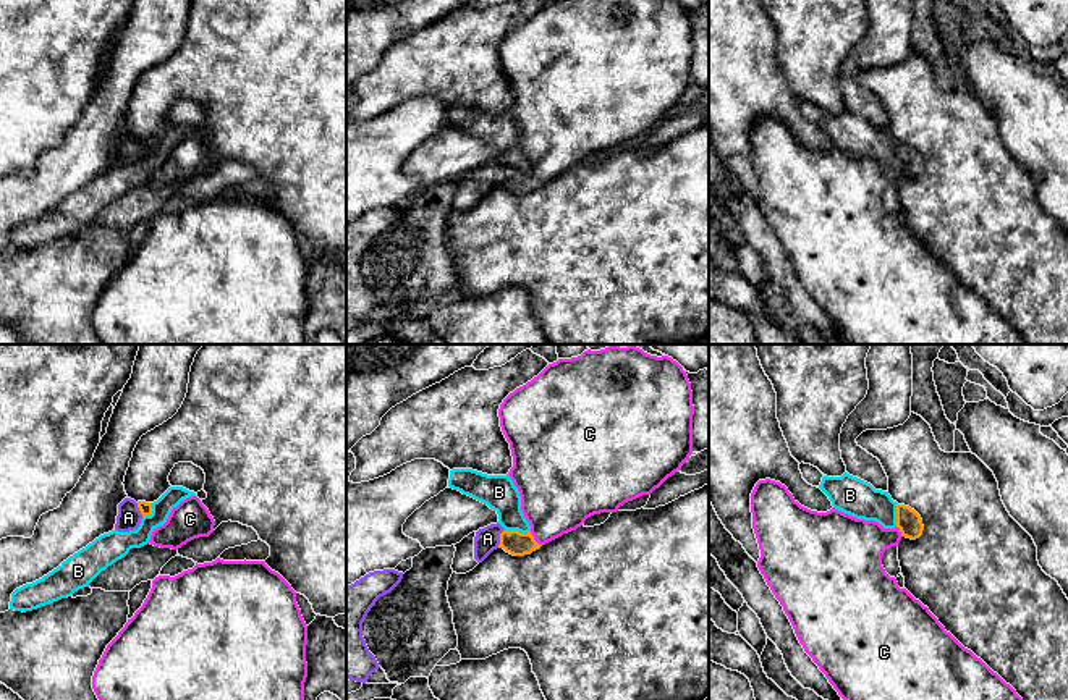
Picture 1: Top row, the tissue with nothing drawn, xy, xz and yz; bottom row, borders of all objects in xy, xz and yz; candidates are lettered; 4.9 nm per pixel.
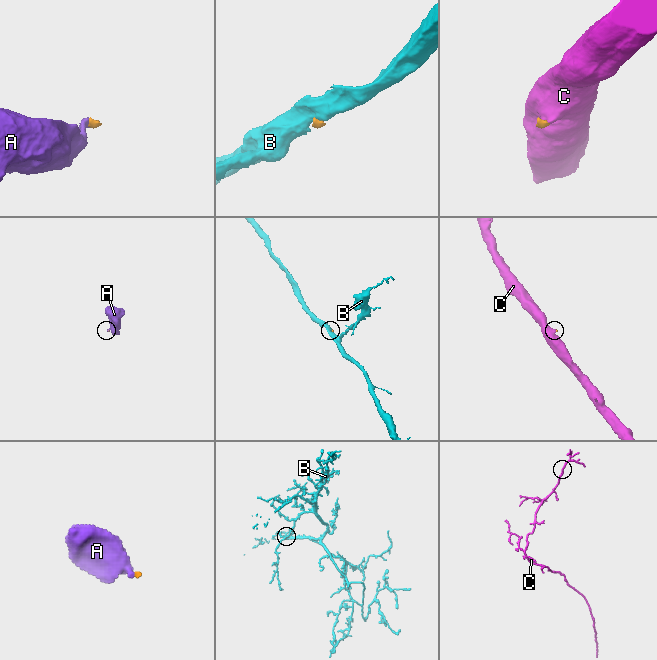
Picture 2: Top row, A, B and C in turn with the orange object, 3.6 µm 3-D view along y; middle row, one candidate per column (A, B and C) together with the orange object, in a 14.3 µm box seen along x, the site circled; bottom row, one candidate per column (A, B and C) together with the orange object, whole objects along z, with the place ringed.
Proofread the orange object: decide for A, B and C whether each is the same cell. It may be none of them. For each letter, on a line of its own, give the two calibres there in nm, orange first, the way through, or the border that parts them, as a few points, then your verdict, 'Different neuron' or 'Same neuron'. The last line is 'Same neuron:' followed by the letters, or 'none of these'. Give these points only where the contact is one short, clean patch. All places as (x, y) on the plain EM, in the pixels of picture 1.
A: Thickness 120 nm (orange) against 120 nm. Path across: xz (513, 180), (500, 177), (487, 177). Same neuron
B: Thickness 120 nm (orange) against 170 nm. Boundary: xz (505, 167), (529, 170). Different neuron
C: Thickness 120 nm (orange) against 360 nm. Path across: xz (513, 180), (533, 177), (546, 164), (557, 133). Same neuron
Same neuron: A, C

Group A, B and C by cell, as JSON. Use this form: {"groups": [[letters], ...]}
{"groups": [["A", "C"], ["B"]]}

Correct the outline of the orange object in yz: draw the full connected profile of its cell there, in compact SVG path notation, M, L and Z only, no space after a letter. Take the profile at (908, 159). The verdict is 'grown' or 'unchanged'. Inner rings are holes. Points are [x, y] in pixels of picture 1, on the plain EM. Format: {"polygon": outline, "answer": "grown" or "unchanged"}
{"polygon": "M765 116L751 131L752 167L759 181L757 205L783 244L804 289L850 344L1026 344L1016 328L971 288L964 286L939 257L890 215L882 194L903 175L922 173L921 154L896 142L896 165L856 157L835 145L827 150L801 144L785 123Z", "answer": "grown"}

